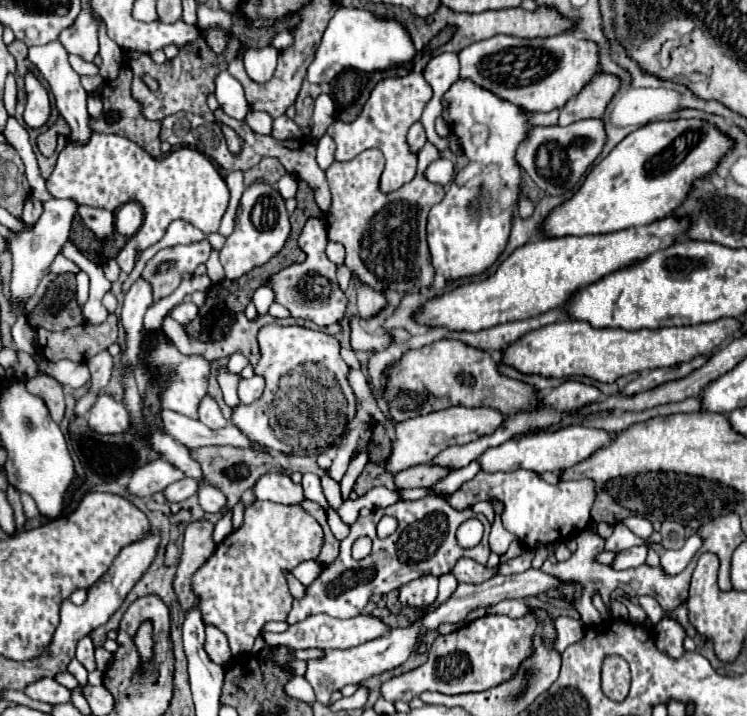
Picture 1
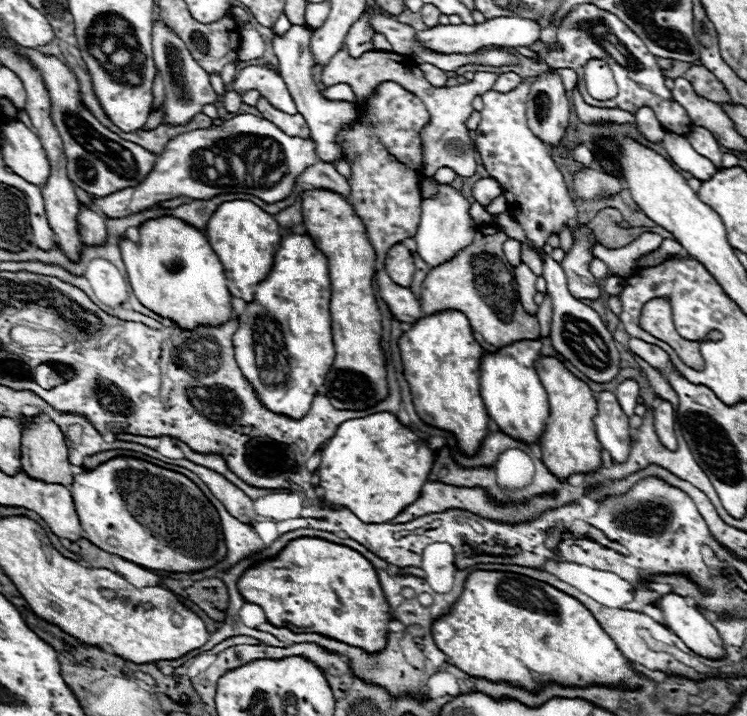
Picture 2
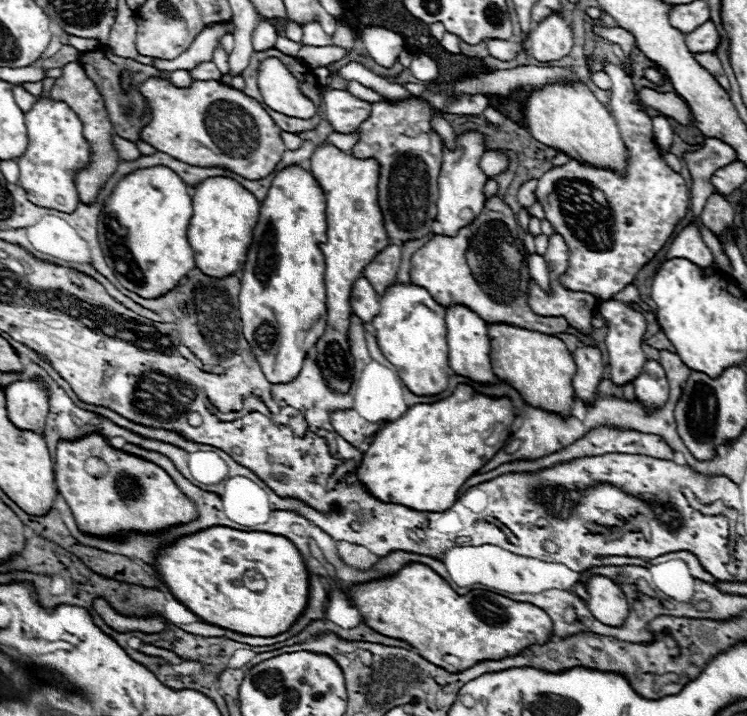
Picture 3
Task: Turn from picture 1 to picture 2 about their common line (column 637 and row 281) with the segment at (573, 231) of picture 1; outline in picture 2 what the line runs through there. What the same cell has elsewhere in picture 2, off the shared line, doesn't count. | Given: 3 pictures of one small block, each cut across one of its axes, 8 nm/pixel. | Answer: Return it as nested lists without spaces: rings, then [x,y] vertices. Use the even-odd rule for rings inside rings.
[[[162,216],[140,226],[138,242],[124,238],[120,250],[130,286],[148,310],[172,320],[182,330],[220,326],[232,318],[232,294],[226,286],[224,266],[200,230],[172,216]]]

